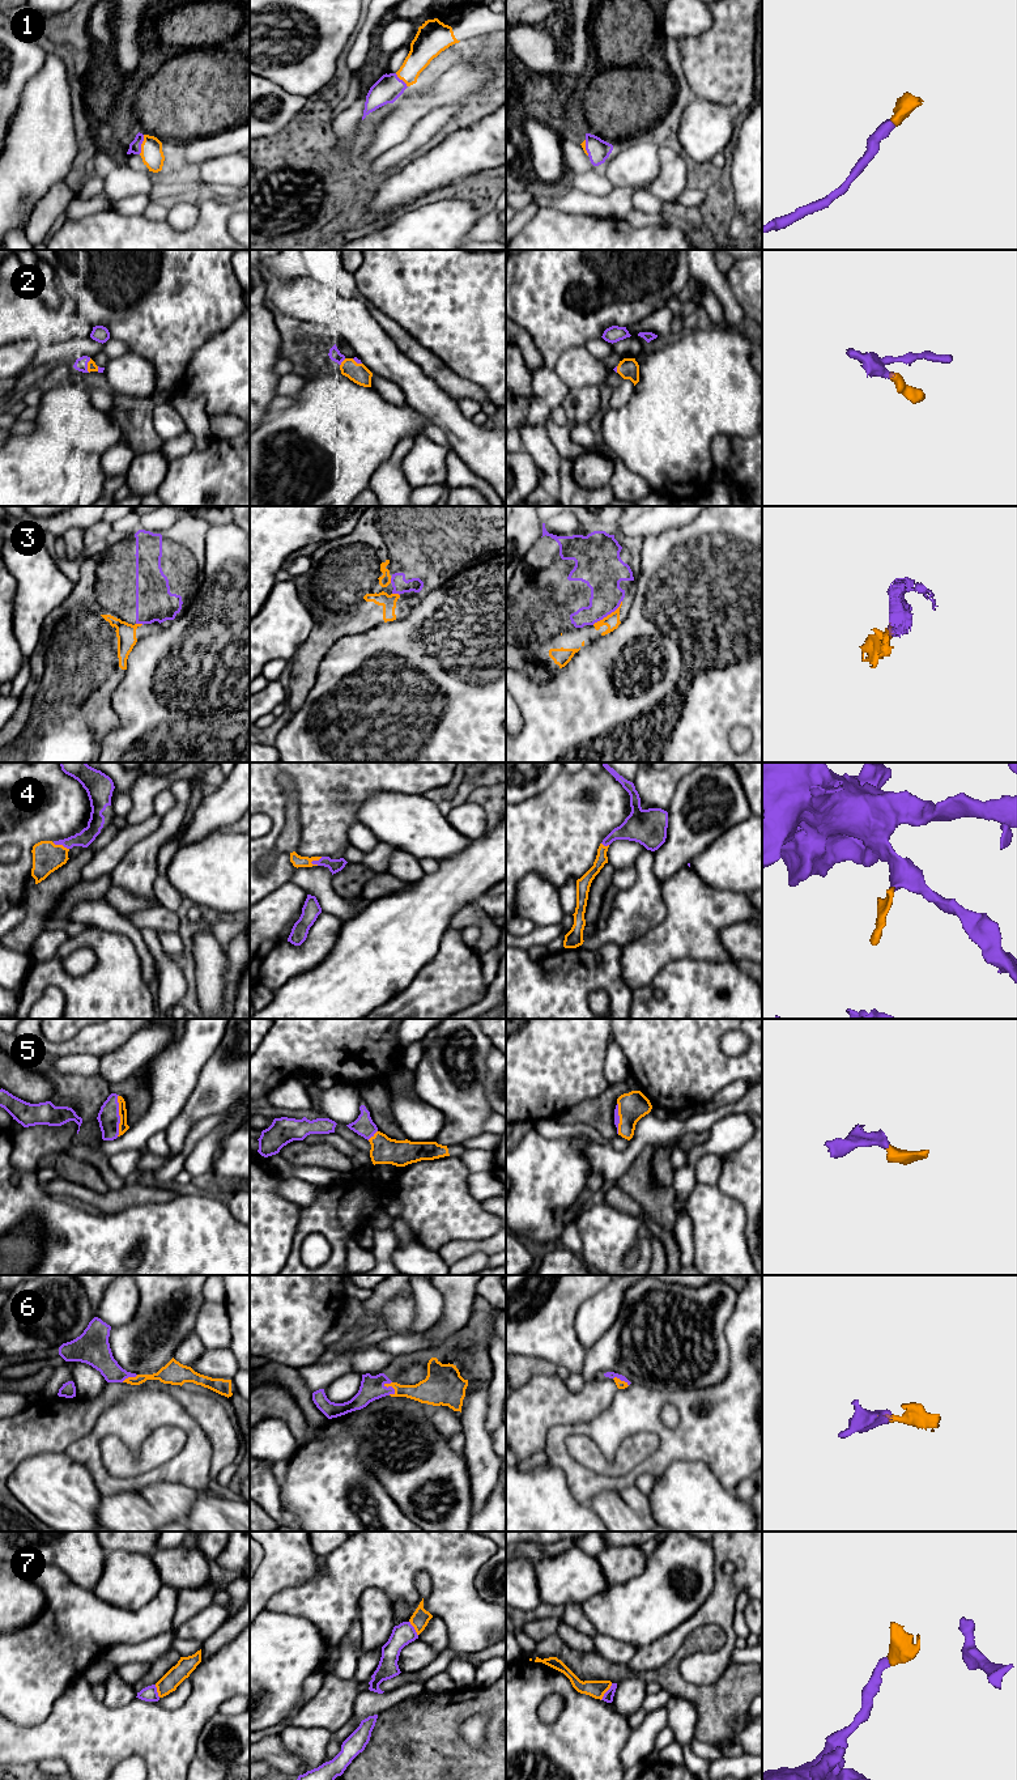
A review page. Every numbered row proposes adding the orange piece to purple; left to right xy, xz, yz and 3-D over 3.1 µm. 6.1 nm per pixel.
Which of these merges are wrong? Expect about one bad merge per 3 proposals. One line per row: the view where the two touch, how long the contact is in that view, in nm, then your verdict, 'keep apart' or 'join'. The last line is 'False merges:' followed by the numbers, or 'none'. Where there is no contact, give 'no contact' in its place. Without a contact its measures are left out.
1: contact in xy; length 120 nm; join
2: contact in xz; length 60 nm; join
3: contact in yz; length 240 nm; join
4: contact in xz; length 90 nm; join
5: contact in xy; length 260 nm; join
6: contact in xz; length 100 nm; join
7: contact in yz; length 130 nm; keep apart
False merges: 7

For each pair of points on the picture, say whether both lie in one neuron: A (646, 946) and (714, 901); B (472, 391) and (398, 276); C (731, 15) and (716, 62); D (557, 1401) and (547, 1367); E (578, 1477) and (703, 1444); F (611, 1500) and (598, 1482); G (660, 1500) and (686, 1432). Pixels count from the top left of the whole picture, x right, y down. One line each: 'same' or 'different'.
A: same
B: different
C: same
D: different
E: same
F: different
G: different

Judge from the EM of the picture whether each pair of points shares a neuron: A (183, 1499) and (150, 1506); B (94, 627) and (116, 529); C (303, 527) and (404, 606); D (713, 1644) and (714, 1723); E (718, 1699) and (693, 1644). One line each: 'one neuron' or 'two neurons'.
A: one neuron
B: two neurons
C: two neurons
D: one neuron
E: one neuron

